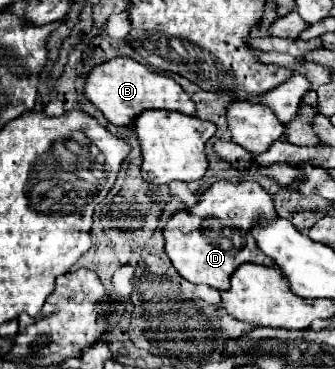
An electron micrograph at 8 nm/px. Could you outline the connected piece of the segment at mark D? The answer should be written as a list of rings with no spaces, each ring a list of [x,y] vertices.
[[[219,180],[201,196],[201,202],[197,202],[191,212],[183,210],[169,218],[167,228],[163,230],[167,256],[185,280],[193,284],[207,284],[217,290],[229,290],[229,278],[241,264],[275,264],[257,248],[257,242],[251,236],[251,228],[261,218],[275,220],[277,212],[273,198],[259,182]]]

